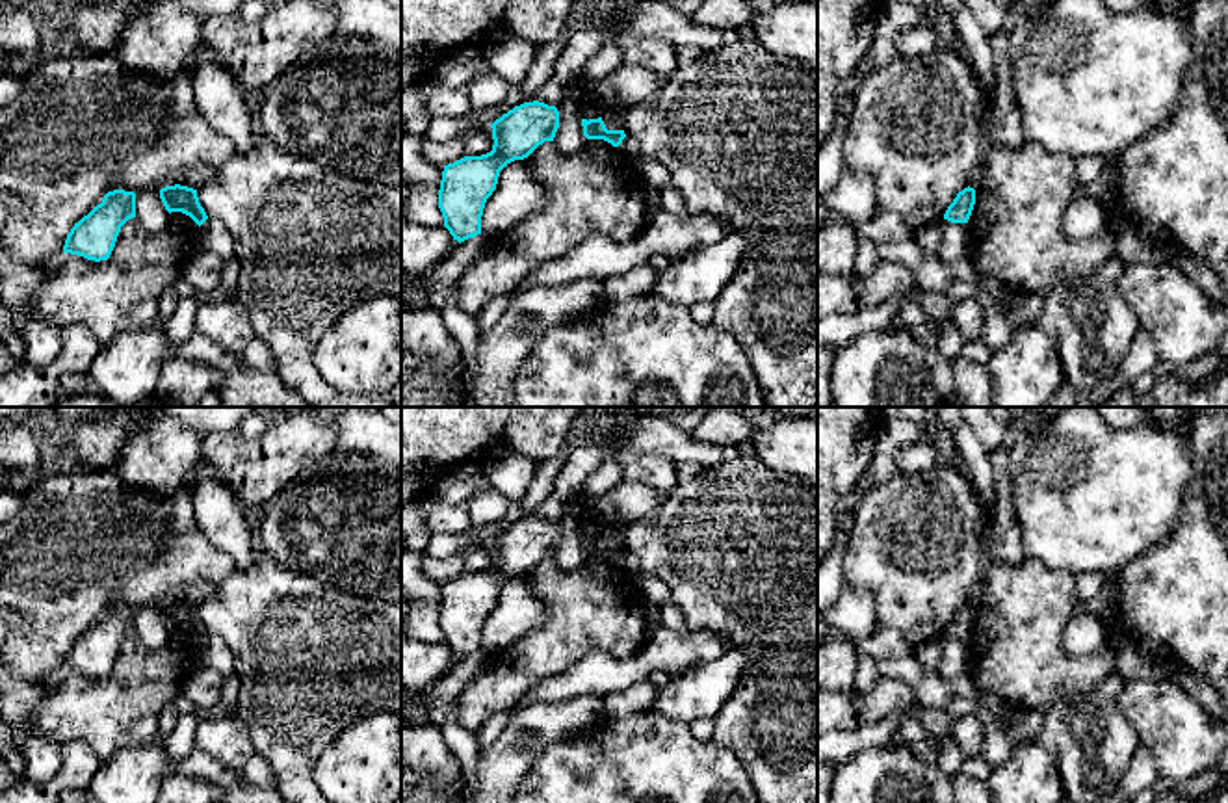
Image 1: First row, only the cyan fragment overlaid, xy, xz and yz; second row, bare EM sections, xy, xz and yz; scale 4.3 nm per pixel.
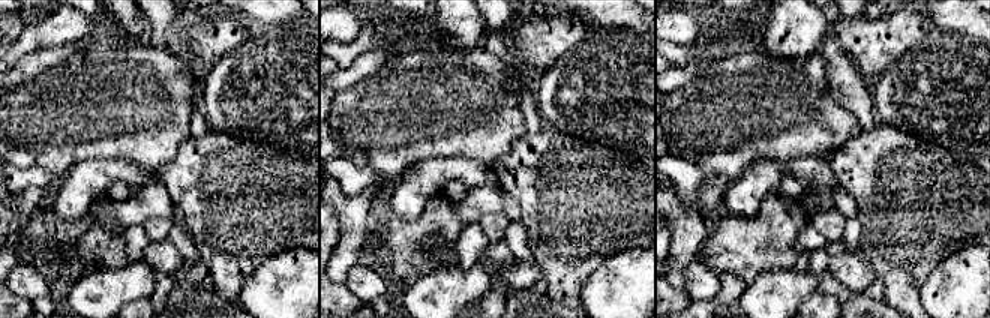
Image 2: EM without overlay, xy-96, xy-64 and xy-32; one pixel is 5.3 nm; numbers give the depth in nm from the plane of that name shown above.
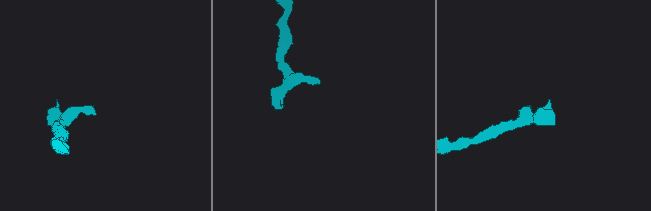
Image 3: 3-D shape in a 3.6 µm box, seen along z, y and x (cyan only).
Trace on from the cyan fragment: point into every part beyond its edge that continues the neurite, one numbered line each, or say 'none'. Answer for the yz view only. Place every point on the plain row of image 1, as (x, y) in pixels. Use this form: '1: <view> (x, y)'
none

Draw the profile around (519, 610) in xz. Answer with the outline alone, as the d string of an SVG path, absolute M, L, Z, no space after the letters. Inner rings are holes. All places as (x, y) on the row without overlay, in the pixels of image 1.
M524 576L507 580L481 632L481 651L492 654L511 647L546 621L546 606Z

